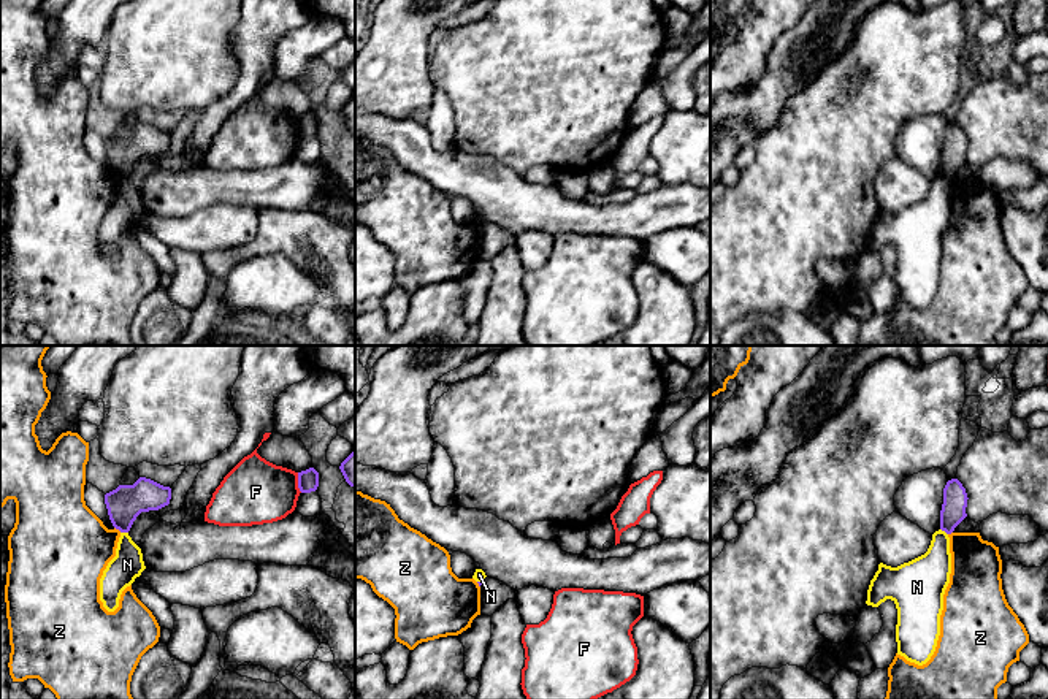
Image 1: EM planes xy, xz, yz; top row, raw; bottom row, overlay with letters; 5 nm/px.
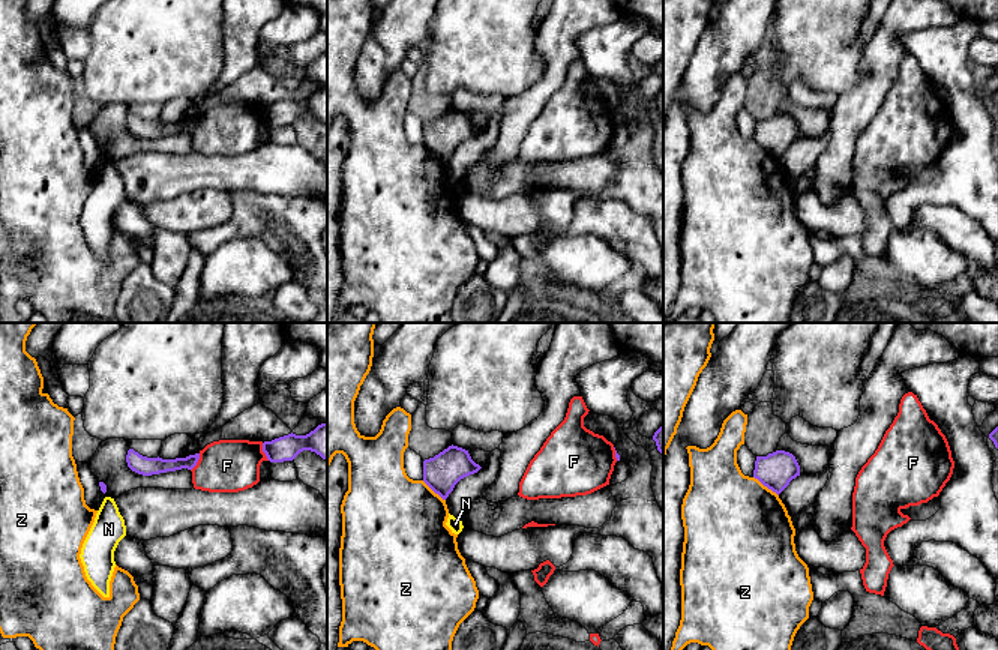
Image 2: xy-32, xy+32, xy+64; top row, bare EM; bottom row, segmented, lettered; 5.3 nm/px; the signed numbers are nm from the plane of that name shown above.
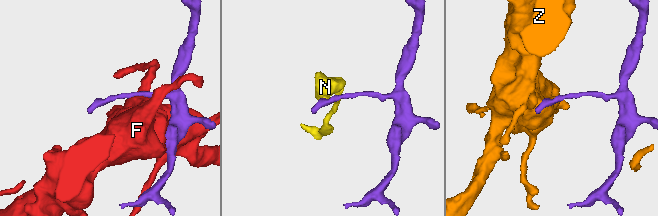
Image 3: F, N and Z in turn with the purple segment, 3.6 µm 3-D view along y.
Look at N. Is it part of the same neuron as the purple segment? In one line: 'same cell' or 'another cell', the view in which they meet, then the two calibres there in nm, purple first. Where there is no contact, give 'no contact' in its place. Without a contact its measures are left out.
another cell; meets purple in xy; 180 nm thick on the purple side, 160 nm on the other

